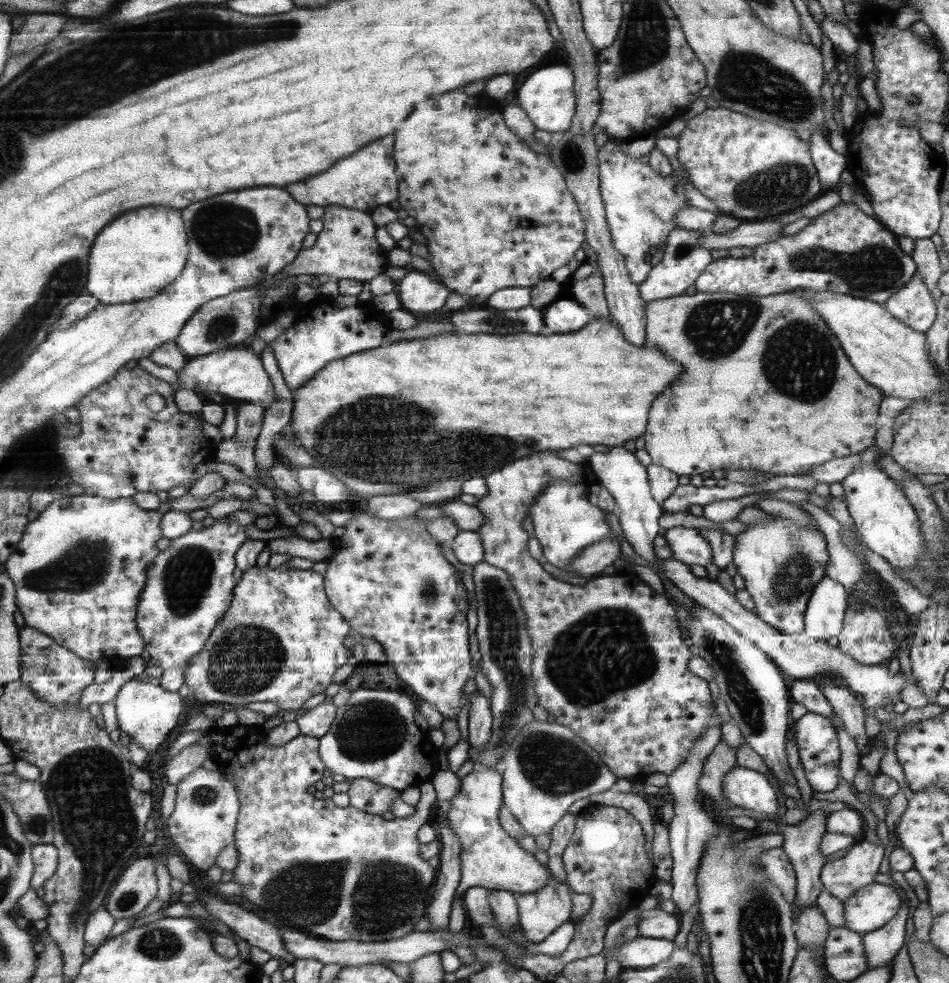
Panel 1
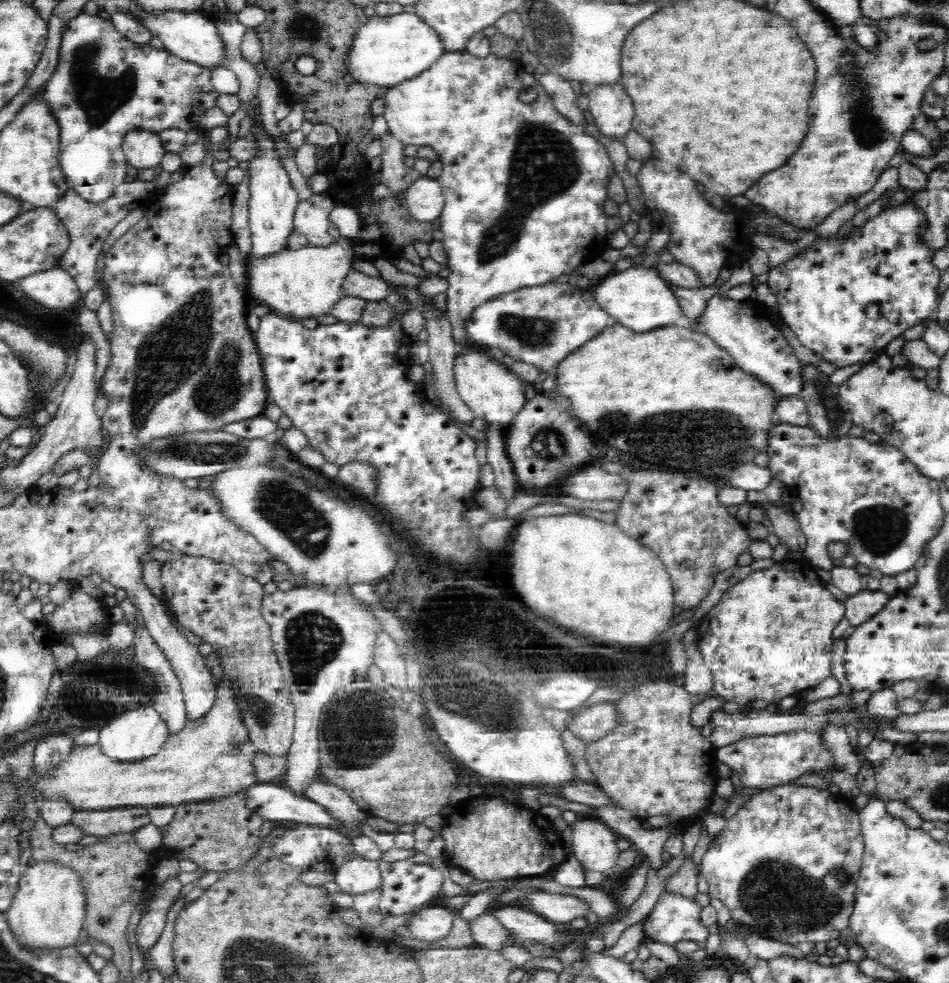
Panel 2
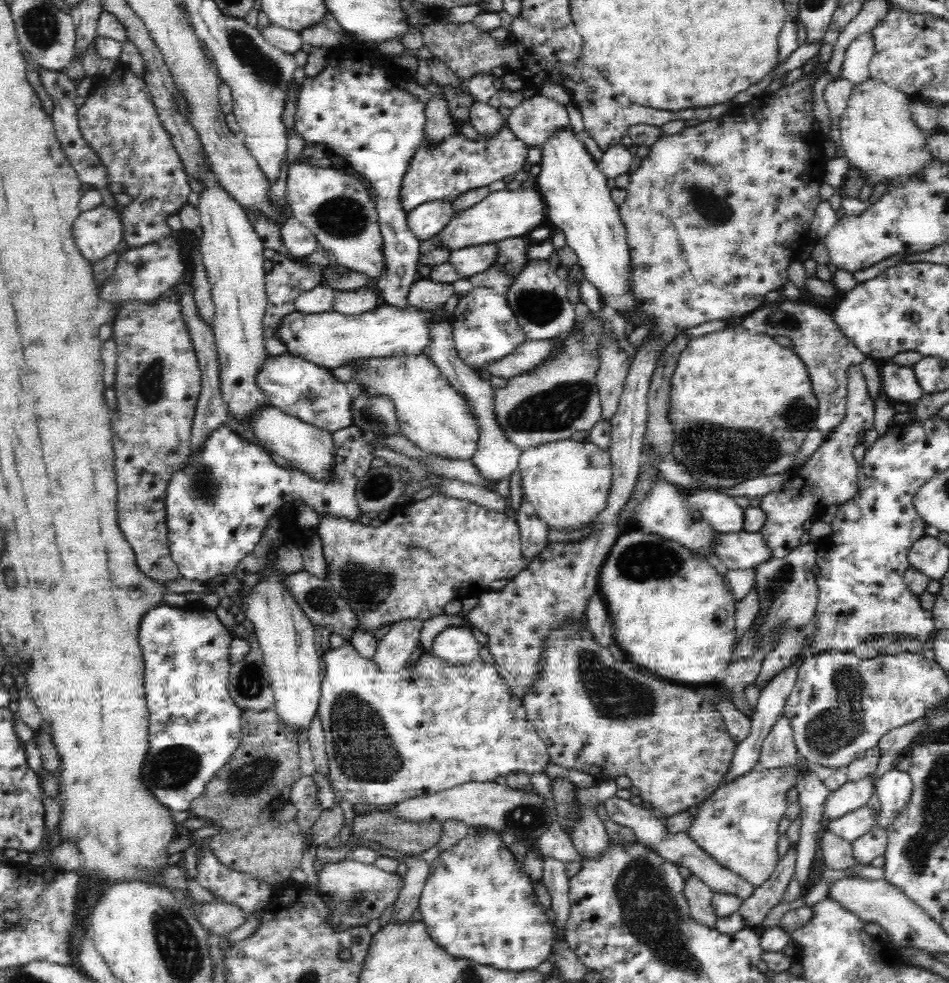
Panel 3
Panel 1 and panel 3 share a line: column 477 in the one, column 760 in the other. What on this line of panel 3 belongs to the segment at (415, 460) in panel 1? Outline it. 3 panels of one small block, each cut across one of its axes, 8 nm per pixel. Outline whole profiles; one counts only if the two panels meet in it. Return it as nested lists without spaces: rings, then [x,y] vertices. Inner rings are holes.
[[[728,328],[728,330],[720,330],[720,332],[710,332],[706,336],[691,338],[688,346],[681,352],[678,358],[676,370],[672,373],[671,387],[669,392],[669,424],[673,431],[672,448],[670,460],[674,468],[678,471],[687,471],[688,478],[700,482],[703,489],[710,488],[730,488],[743,484],[746,480],[757,478],[760,476],[773,476],[774,474],[784,474],[791,470],[794,464],[794,458],[799,454],[800,446],[806,438],[806,434],[815,428],[815,420],[817,417],[818,402],[813,394],[811,379],[804,362],[794,352],[792,348],[784,348],[780,344],[776,344],[770,336],[764,334],[750,334],[744,328]]]

